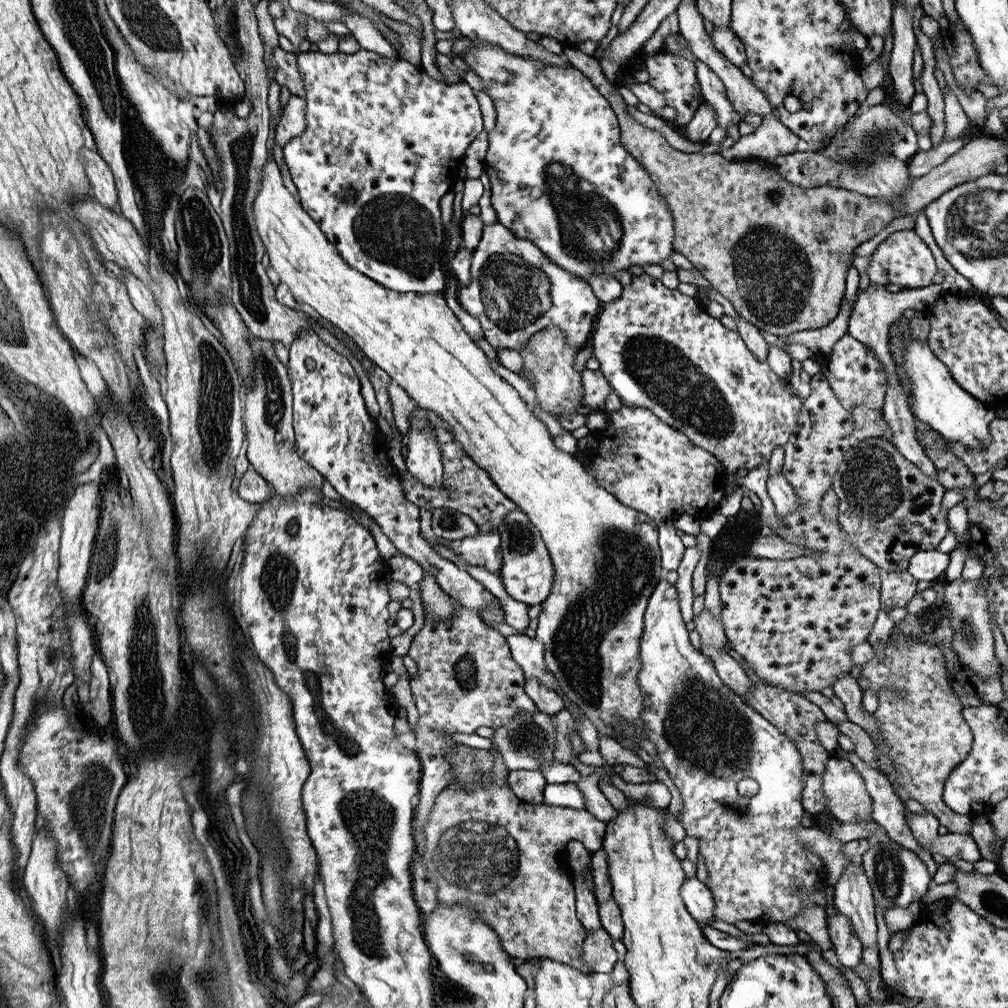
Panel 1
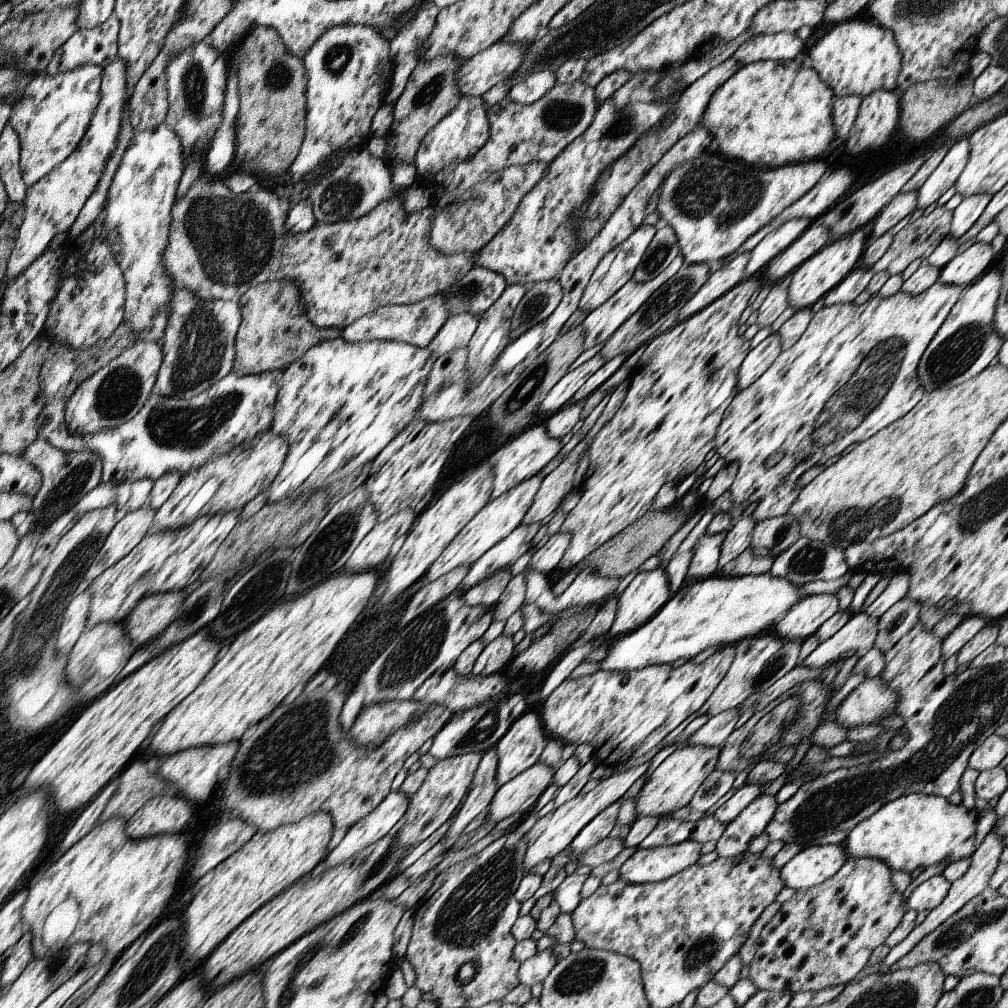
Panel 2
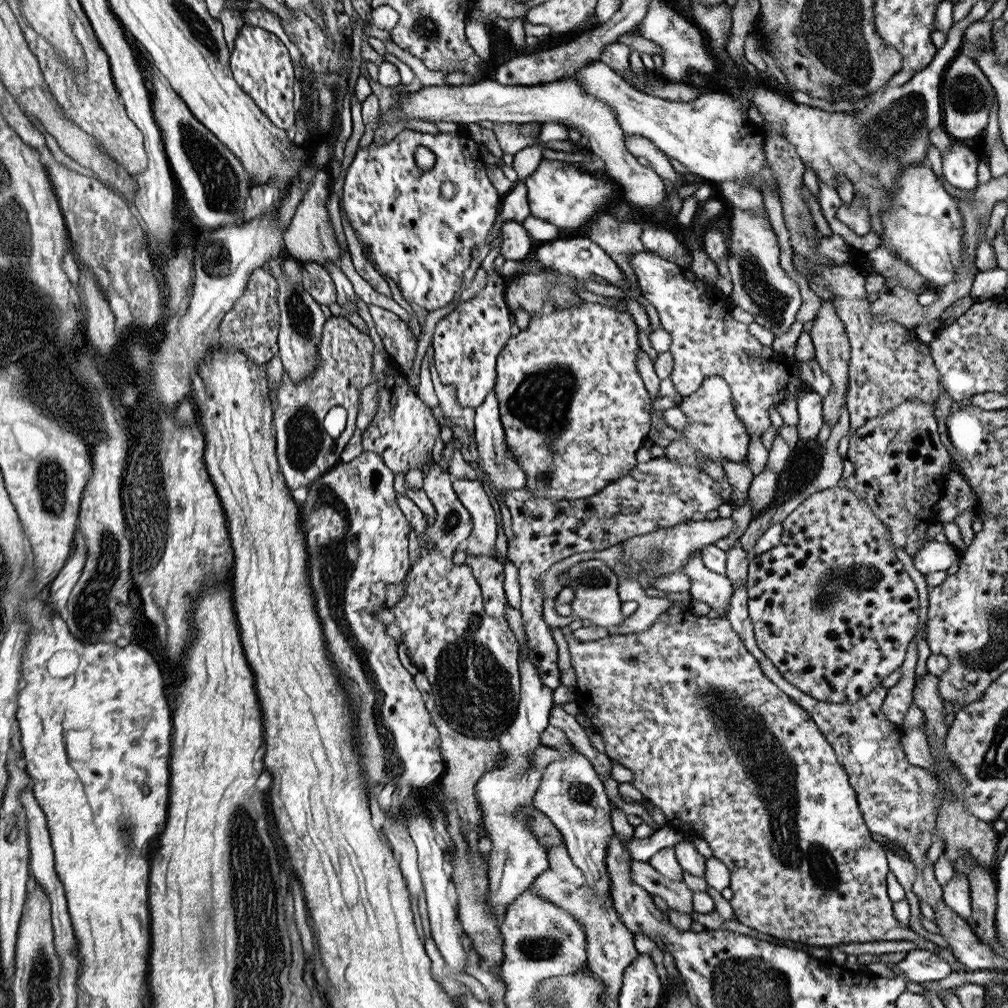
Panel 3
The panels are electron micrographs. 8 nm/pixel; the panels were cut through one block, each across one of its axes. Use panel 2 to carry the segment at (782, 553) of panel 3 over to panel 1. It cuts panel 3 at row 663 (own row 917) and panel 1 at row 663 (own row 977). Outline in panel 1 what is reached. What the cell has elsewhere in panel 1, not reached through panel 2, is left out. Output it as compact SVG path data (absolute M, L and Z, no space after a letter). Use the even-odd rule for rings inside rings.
M823 374L813 376L811 394L805 398L797 418L797 430L789 438L789 444L783 446L785 458L781 474L791 484L795 500L799 500L799 508L783 516L781 528L775 530L777 538L783 538L787 544L795 544L805 552L787 560L765 560L751 556L739 558L721 574L719 580L719 620L723 622L727 642L737 654L745 658L757 678L775 690L791 694L821 692L843 676L849 676L855 668L855 662L851 660L853 648L867 642L877 612L881 610L879 596L883 570L861 552L859 544L855 544L853 536L845 532L837 520L823 516L821 510L821 500L825 492L831 490L839 462L853 444L853 416L849 408L839 402L837 394L829 386L829 378Z

